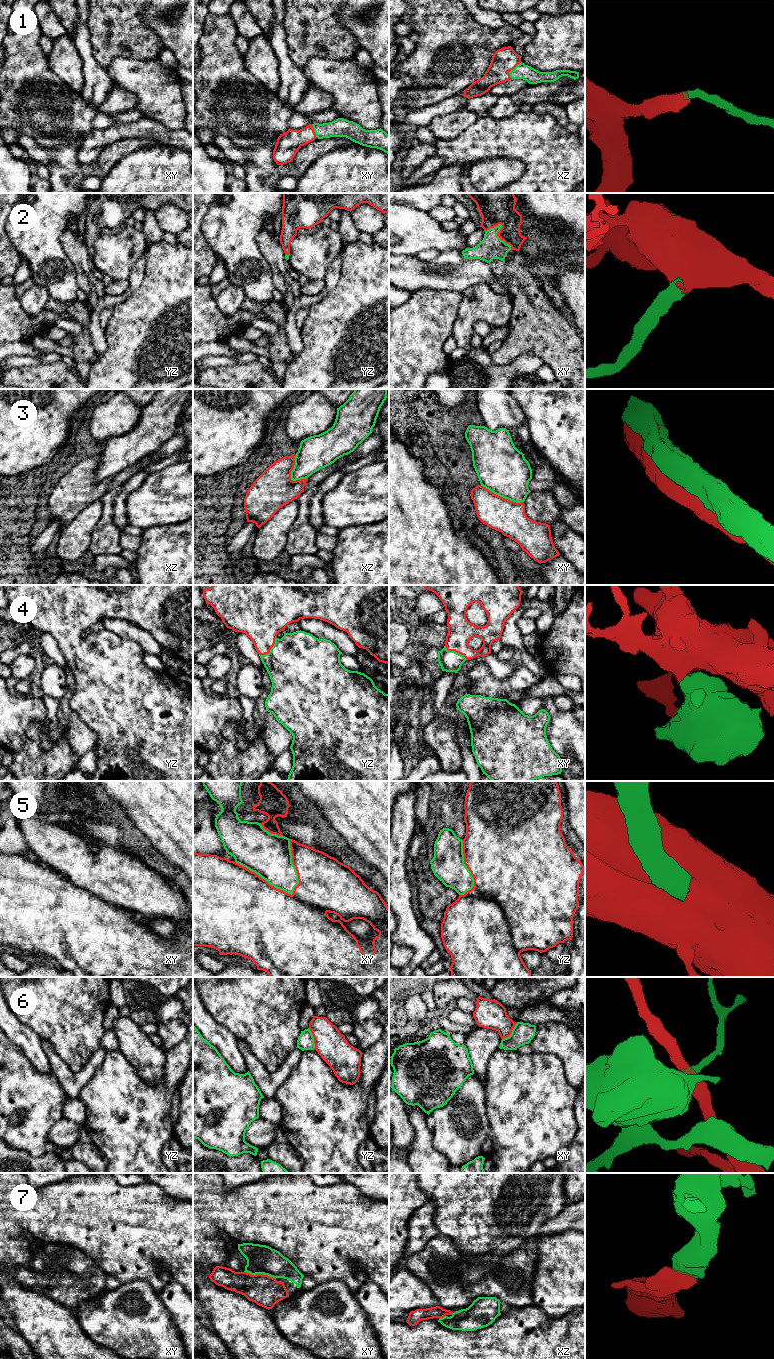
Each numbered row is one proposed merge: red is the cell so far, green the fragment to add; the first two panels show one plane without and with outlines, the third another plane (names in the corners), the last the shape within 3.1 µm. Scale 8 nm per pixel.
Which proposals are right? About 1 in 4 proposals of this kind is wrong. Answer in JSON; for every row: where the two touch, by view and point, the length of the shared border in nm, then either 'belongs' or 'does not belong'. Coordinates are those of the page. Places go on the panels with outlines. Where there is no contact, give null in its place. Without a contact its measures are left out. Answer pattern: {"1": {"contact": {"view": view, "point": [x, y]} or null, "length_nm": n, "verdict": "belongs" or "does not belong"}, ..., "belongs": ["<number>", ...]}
{"1": {"contact": {"view": "xz", "point": [512, 69]}, "length_nm": 160, "verdict": "belongs"}, "2": {"contact": {"view": "xy", "point": [500, 230]}, "length_nm": 260, "verdict": "belongs"}, "3": {"contact": {"view": "xy", "point": [502, 497]}, "length_nm": 380, "verdict": "does not belong"}, "4": {"contact": {"view": "xy", "point": [455, 651]}, "length_nm": 220, "verdict": "belongs"}, "5": {"contact": {"view": "xy", "point": [268, 883]}, "length_nm": 550, "verdict": "belongs"}, "6": {"contact": {"view": "yz", "point": [314, 1038]}, "length_nm": 180, "verdict": "does not belong"}, "7": {"contact": {"view": "xy", "point": [260, 1274]}, "length_nm": 260, "verdict": "belongs"}, "belongs": ["1", "2", "4", "5", "7"]}

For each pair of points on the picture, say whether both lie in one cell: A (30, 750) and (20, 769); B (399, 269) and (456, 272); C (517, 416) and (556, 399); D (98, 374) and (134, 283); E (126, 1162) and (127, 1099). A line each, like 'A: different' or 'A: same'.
A: same
B: same
C: different
D: different
E: same

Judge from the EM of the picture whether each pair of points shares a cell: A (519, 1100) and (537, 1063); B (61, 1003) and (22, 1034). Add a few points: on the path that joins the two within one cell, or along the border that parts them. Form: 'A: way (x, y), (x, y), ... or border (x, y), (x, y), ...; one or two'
A: way (526, 1091), (537, 1080), (537, 1072); one
B: border (17, 1018), (29, 1026), (41, 1040); two

